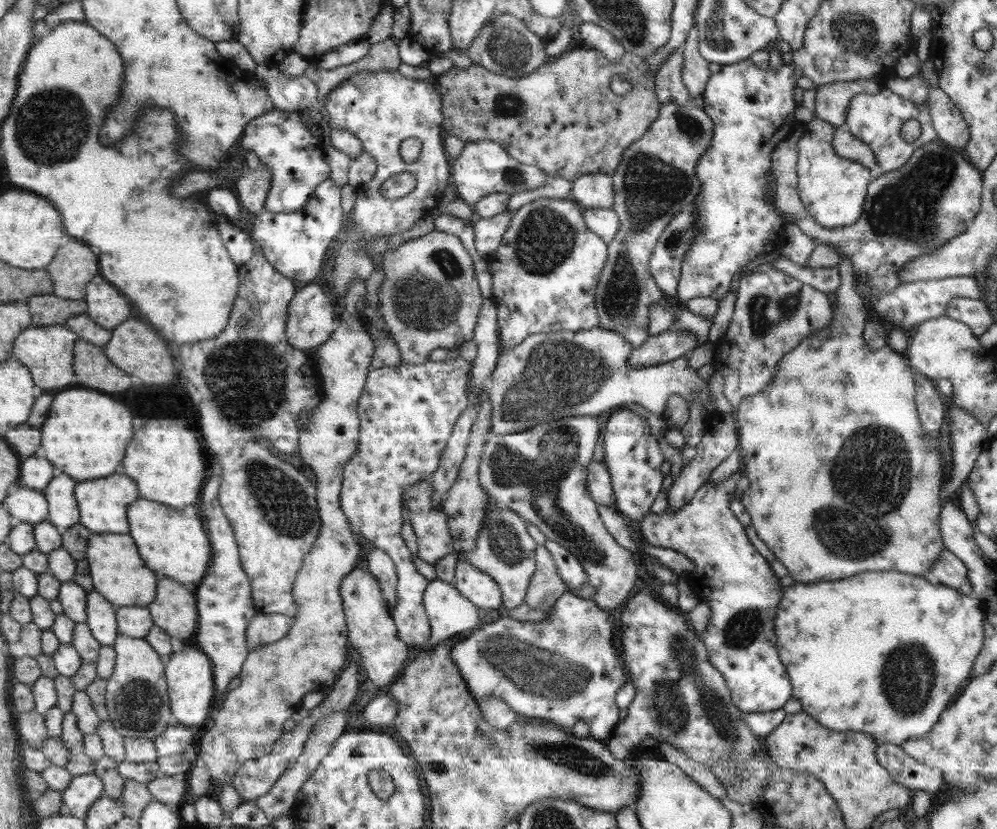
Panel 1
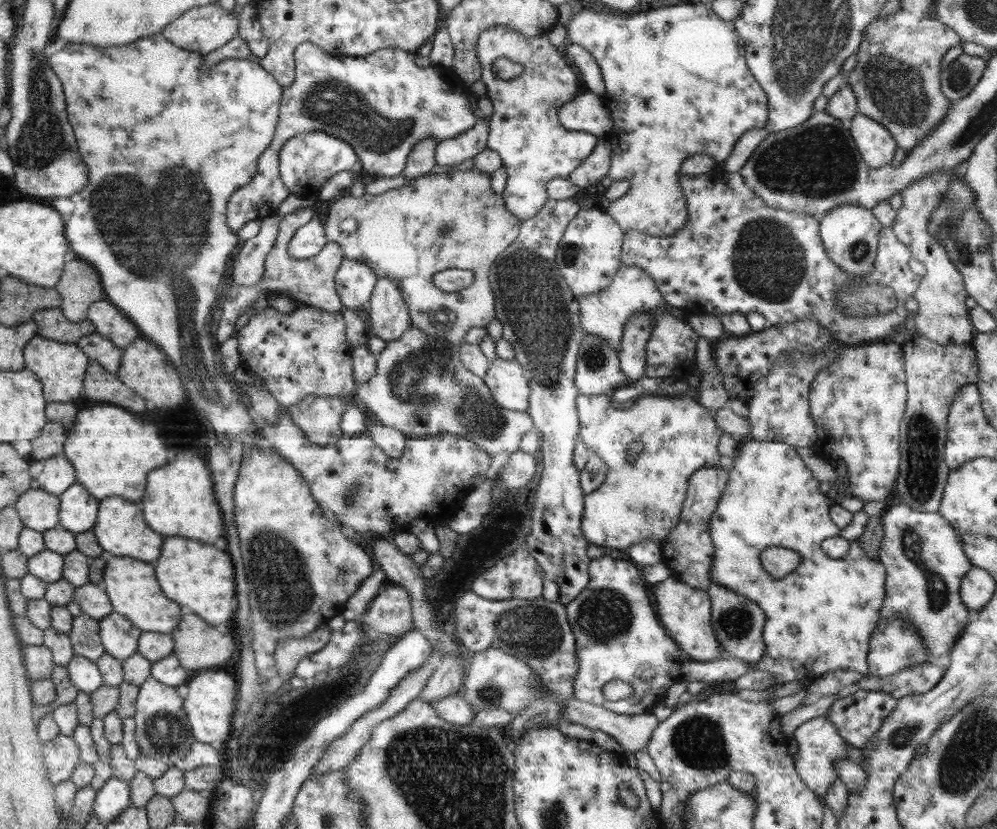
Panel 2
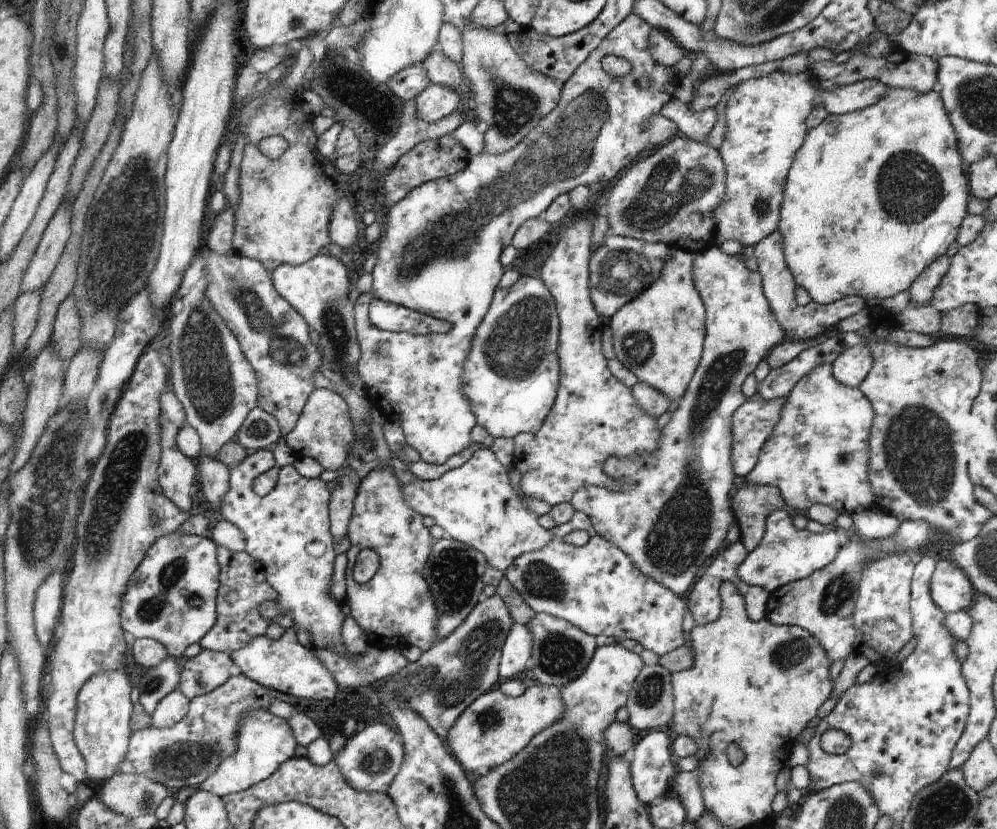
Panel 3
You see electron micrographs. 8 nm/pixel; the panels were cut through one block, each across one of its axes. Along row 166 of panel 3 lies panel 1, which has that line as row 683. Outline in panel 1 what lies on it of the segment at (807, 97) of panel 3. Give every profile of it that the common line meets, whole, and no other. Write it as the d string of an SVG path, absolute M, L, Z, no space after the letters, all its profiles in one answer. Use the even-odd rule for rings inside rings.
M743 468L722 482L704 482L693 496L680 508L667 508L662 512L646 514L640 521L642 544L671 548L685 554L694 562L695 569L686 577L701 602L706 602L711 615L706 630L701 634L709 662L724 677L731 692L732 702L744 712L770 712L783 708L792 699L792 685L786 667L780 661L776 649L776 609L784 600L784 582L770 568L764 558L746 536L745 526L730 510L730 501L741 492L736 483L744 477Z

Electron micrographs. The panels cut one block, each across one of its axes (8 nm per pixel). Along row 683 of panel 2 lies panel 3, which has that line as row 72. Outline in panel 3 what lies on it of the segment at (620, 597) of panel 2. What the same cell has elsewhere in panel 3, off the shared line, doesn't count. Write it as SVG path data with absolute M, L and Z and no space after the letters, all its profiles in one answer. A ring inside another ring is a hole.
M633 12L630 13L620 24L618 24L618 26L616 26L616 28L612 29L612 32L608 33L608 36L602 39L600 46L598 46L598 48L572 73L572 76L562 87L560 100L556 108L554 108L550 114L547 114L540 121L540 124L532 128L528 136L526 136L524 140L521 140L520 144L516 145L516 148L512 148L512 150L504 154L497 154L494 156L486 152L482 152L482 154L479 155L470 155L468 164L464 170L435 181L428 181L427 183L421 184L418 188L409 192L408 196L405 196L400 202L396 202L396 204L390 207L387 213L388 224L386 224L386 228L384 228L382 238L380 238L379 242L376 244L378 246L378 263L371 272L373 276L372 290L370 290L368 294L360 294L353 304L356 340L358 340L361 352L355 369L356 374L358 374L360 380L362 380L366 394L372 401L372 405L380 410L386 420L396 423L402 428L401 439L403 442L412 446L412 448L415 448L416 452L421 456L421 460L425 463L442 465L447 460L450 460L452 456L462 452L462 450L465 450L472 444L470 440L470 431L476 426L476 417L470 410L468 398L462 394L462 386L464 386L464 380L462 380L462 374L464 374L464 360L466 360L470 346L472 346L476 328L480 326L483 316L486 316L493 299L494 291L499 287L500 278L502 278L506 270L500 263L500 254L502 254L502 250L505 246L512 244L516 230L518 230L526 220L533 219L534 217L542 217L548 206L550 206L560 194L569 193L573 188L580 185L592 186L592 184L596 184L596 182L609 182L614 178L614 175L617 175L618 172L622 170L622 168L625 168L628 164L632 164L632 160L634 160L640 152L644 152L644 150L648 150L648 148L652 148L652 146L664 144L669 139L679 134L676 124L671 120L666 120L666 118L659 114L660 110L664 108L664 104L668 104L668 102L672 100L674 90L678 88L680 80L678 76L674 74L674 70L672 70L671 67L666 68L666 66L660 66L660 64L654 62L654 58L652 58L652 54L650 54L650 44L648 44L648 36L650 36L652 28L653 26L650 26L650 24L643 18L640 18L638 14L634 14ZM606 54L612 54L618 56L618 58L628 60L630 66L632 66L632 70L630 70L626 76L622 76L622 78L612 78L610 74L606 74L606 72L602 70L601 62ZM643 75L648 75L651 81L649 87L644 88L637 83ZM374 298L376 298L376 300L382 300L382 302L387 302L388 304L408 307L410 310L430 315L438 320L444 320L444 322L447 322L448 327L443 333L425 335L413 335L404 332L386 332L386 330L378 329L377 326L372 324L369 317L370 302L372 302Z

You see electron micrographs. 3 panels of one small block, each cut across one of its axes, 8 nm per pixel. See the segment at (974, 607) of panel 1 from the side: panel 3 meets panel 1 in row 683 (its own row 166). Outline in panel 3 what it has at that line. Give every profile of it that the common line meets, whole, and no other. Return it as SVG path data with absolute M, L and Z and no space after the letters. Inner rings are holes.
M886 87L886 94L876 104L862 110L855 110L853 113L829 114L820 126L807 129L804 144L796 152L786 177L784 200L780 207L780 222L777 230L782 236L784 260L792 273L796 287L804 288L812 300L818 304L830 304L830 302L836 302L846 297L863 298L865 301L889 299L901 292L906 292L936 258L946 254L950 244L957 241L958 229L967 215L970 195L966 165L958 152L956 132L950 122L951 118L944 108L940 93L931 90L920 94L920 92L908 90L908 88Z

